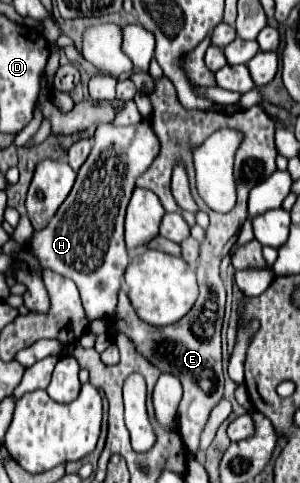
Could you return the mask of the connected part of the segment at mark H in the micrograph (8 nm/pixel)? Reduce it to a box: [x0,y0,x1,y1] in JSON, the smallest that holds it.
[26,120,158,320]

